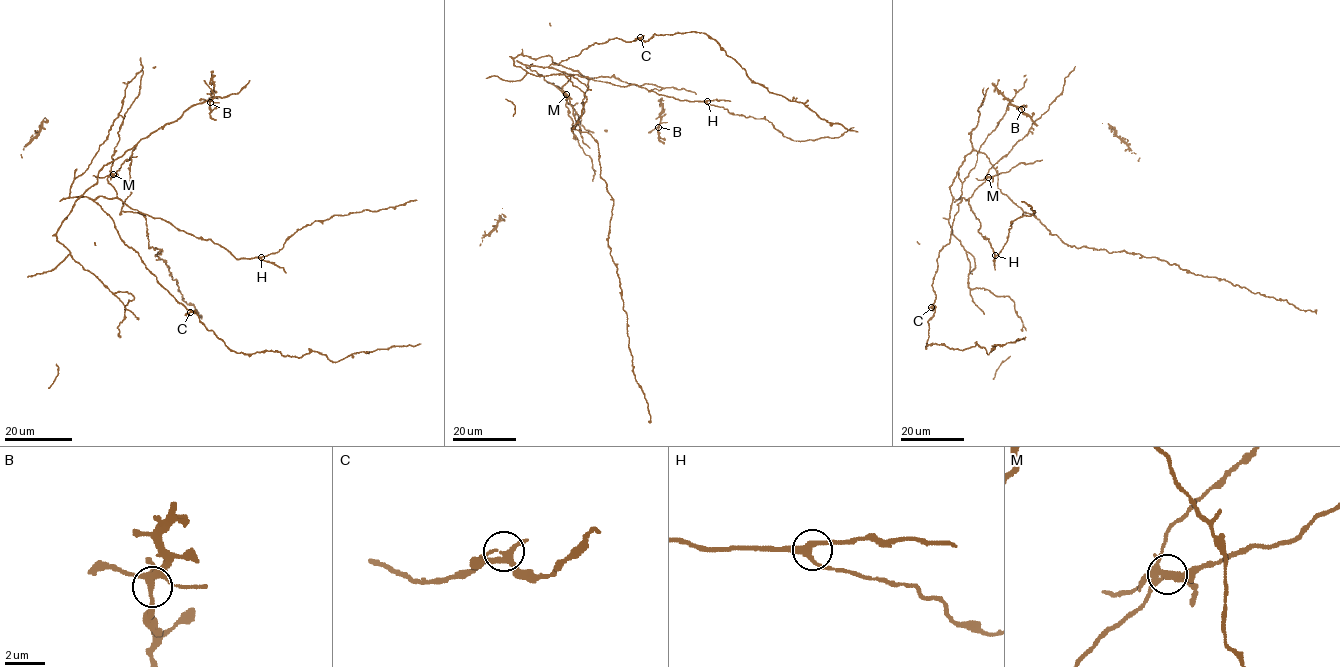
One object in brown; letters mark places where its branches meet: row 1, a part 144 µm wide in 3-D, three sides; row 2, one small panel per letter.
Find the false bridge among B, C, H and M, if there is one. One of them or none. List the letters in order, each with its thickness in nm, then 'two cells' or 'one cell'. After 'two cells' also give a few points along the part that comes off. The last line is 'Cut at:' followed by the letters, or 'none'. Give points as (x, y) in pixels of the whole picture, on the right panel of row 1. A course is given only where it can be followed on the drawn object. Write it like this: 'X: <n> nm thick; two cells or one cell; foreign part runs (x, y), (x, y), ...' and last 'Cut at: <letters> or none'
B: 280 nm thick; one cell
C: 280 nm thick; one cell
H: 280 nm thick; one cell
M: 320 nm thick; two cells; foreign part runs (988, 176), (975, 178)
Cut at: M

